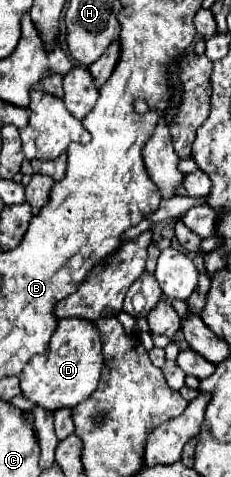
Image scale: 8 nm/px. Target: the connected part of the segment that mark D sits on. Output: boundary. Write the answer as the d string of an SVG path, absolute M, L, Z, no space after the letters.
M62 319L50 339L46 353L38 359L30 359L24 367L20 375L20 389L28 401L48 411L76 407L96 389L102 365L102 345L96 327L84 319Z

